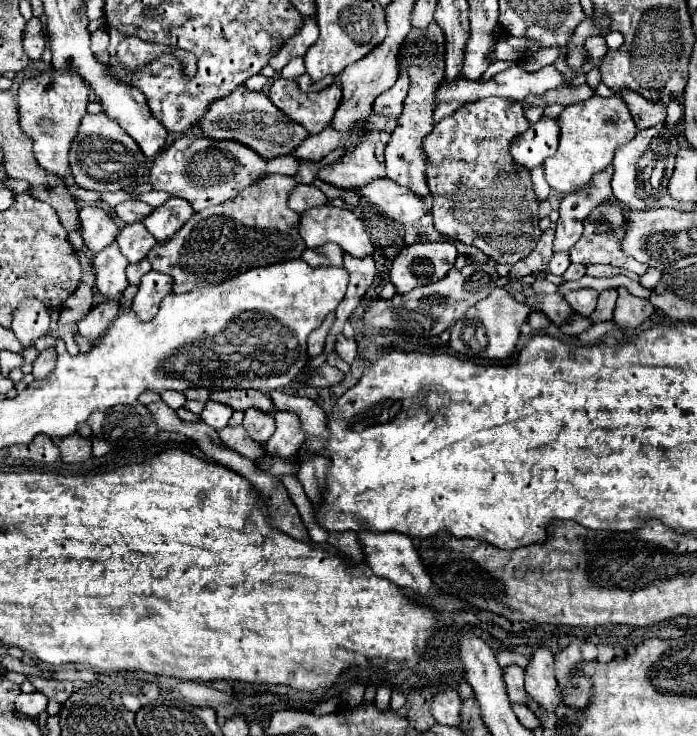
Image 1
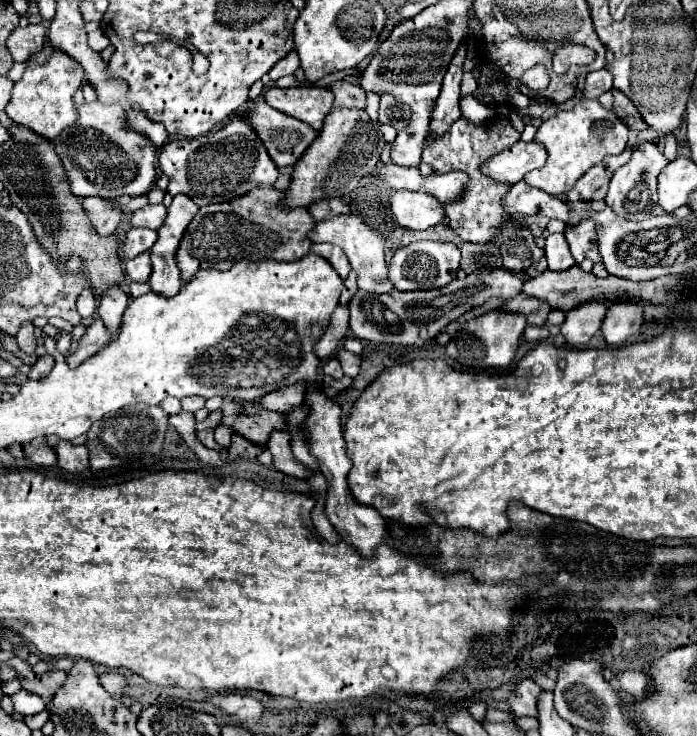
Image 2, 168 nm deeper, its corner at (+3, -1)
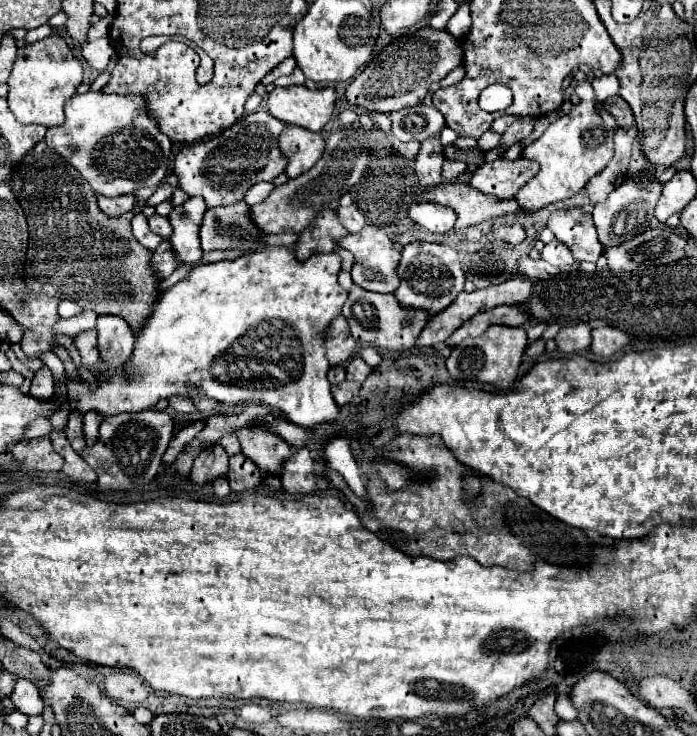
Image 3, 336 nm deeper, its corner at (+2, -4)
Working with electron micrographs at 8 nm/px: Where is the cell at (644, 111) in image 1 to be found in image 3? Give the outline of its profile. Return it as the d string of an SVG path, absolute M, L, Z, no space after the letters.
M612 96L612 98L608 98L604 102L604 108L616 118L616 122L618 122L620 128L634 126L634 114L632 114L632 110L630 110L630 106L628 106L628 102L624 98Z

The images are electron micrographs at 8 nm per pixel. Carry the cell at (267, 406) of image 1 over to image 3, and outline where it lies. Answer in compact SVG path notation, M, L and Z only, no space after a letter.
M240 430L236 432L242 454L248 456L256 466L260 466L262 472L268 474L280 474L282 458L288 458L292 454L292 448L274 432L270 430Z

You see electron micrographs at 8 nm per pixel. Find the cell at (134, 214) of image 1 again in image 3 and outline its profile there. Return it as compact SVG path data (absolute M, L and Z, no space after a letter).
M160 214L148 216L148 226L150 226L152 232L160 234L164 240L170 238L170 234L172 234L172 226L170 226L170 222L168 222L166 216L160 216Z

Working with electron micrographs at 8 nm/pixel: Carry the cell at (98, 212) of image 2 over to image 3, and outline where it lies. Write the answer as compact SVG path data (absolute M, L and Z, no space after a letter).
M132 194L130 196L118 196L118 198L98 196L98 206L108 216L120 216L120 214L126 214L134 208L134 196Z

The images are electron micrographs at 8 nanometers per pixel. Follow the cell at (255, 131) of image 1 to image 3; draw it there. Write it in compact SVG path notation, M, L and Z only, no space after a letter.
M286 124L282 134L278 136L278 144L282 156L288 160L288 178L296 178L302 172L310 170L324 152L324 138L302 126Z

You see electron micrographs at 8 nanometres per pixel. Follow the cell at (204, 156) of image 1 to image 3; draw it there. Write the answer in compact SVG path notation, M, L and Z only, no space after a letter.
M260 110L260 112L248 114L242 122L236 122L232 128L226 130L224 136L204 140L200 144L182 146L174 156L174 170L172 170L174 176L178 178L178 188L182 188L188 196L202 196L208 208L228 206L244 200L244 194L248 192L250 186L258 182L272 182L280 172L284 172L286 160L282 158L278 148L278 134L282 132L282 126L284 124L280 120L270 116L266 110Z

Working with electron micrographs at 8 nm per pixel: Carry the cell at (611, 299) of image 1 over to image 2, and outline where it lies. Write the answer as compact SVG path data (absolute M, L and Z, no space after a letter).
M583 303L573 307L561 325L561 335L565 337L567 345L579 347L587 343L599 331L605 311L607 309L603 303Z

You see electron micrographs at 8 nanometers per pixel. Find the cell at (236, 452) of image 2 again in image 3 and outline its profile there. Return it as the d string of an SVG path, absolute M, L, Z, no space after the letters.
M234 454L230 456L230 468L226 478L234 492L242 492L242 490L254 488L262 480L262 472L244 454Z

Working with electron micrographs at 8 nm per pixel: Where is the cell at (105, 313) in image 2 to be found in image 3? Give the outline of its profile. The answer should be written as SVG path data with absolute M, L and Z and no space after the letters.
M98 316L96 332L102 360L112 368L124 366L134 350L134 332L128 322L120 316Z

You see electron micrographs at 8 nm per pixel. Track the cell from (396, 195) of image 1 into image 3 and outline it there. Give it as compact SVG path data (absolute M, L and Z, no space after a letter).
M412 202L406 208L406 216L414 222L414 226L428 232L448 232L456 222L454 210L436 202Z

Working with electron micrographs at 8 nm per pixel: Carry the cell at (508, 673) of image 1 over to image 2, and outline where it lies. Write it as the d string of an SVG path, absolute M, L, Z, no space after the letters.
M531 679L521 681L517 691L513 691L513 695L509 697L511 711L517 717L533 717L533 719L537 719L537 699L539 699L541 691L543 689L535 681L531 681Z

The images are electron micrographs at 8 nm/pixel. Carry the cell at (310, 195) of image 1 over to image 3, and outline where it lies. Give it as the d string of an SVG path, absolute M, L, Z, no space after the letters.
M340 206L340 208L336 210L336 216L338 216L338 220L342 222L342 226L346 226L346 230L350 230L350 232L358 232L358 230L366 224L364 216L358 212L356 206L348 206L348 208Z

